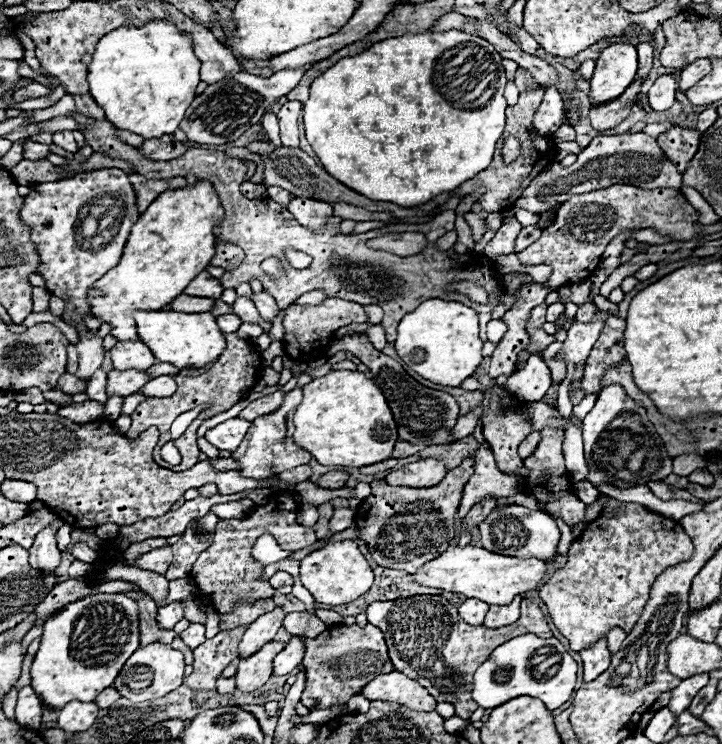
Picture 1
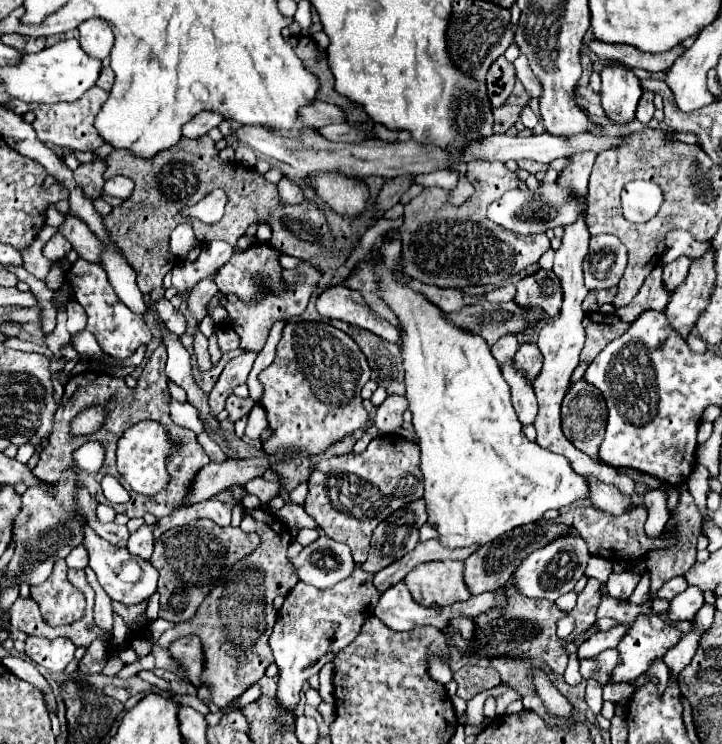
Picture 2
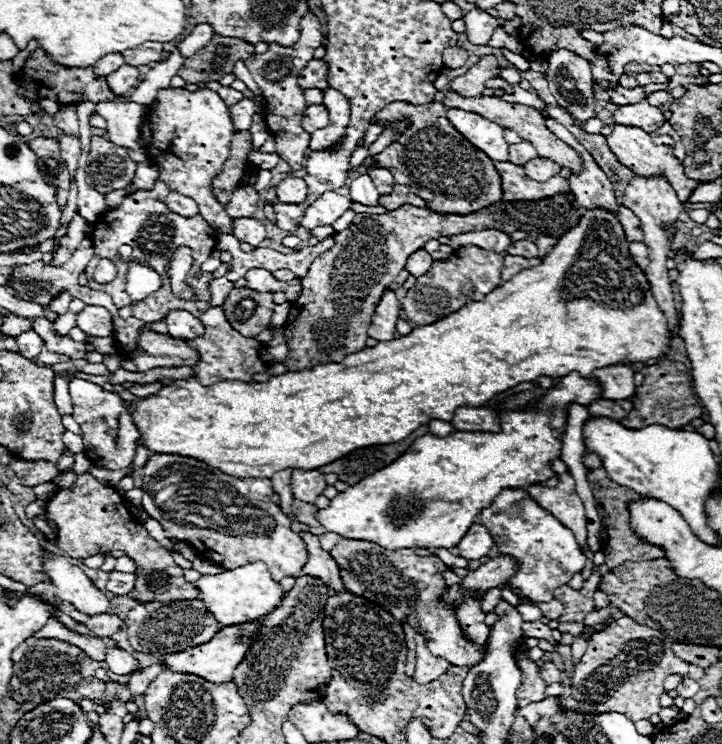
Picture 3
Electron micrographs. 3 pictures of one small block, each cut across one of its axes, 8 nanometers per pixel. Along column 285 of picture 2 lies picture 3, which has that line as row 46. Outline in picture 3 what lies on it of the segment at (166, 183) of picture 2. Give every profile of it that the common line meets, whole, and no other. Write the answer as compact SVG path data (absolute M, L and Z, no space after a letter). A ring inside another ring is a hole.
M214 34L208 46L200 48L192 58L186 60L186 64L178 70L178 76L182 76L188 84L218 82L232 72L236 60L246 60L252 56L252 52L254 46L244 40Z

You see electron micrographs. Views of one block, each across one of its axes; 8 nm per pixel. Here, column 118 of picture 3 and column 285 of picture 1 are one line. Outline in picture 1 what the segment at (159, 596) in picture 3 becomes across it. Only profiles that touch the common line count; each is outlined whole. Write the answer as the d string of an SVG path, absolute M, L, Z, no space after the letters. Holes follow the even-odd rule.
M286 492L286 494L274 496L274 502L268 502L266 506L258 506L246 518L220 520L220 524L216 526L214 544L200 554L200 558L196 560L192 574L190 574L190 578L194 580L194 584L198 588L198 596L208 598L218 614L234 612L236 604L240 604L240 602L254 604L258 600L272 598L274 588L270 588L270 582L262 580L264 564L254 560L252 546L256 544L258 536L262 536L264 532L270 532L283 550L294 552L314 544L316 542L314 530L300 526L296 522L296 510L298 510L298 502L294 500L294 496L290 492Z

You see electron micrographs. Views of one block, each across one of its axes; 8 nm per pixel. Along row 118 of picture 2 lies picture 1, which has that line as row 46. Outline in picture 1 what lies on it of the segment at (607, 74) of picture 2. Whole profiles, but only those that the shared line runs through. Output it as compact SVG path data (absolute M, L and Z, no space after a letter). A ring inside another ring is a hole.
M612 44L596 60L590 78L590 106L616 100L634 82L638 68L636 48L630 44Z

